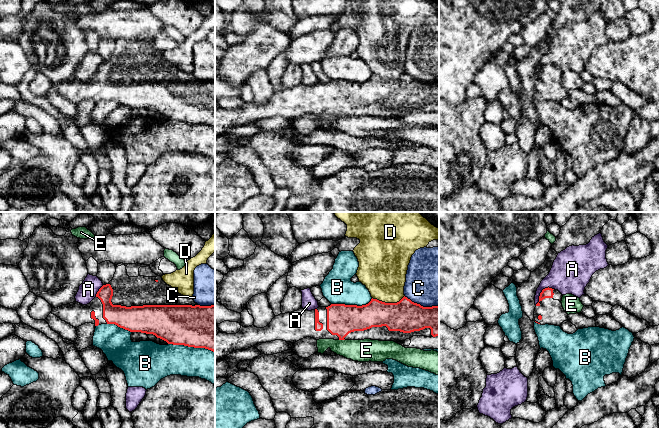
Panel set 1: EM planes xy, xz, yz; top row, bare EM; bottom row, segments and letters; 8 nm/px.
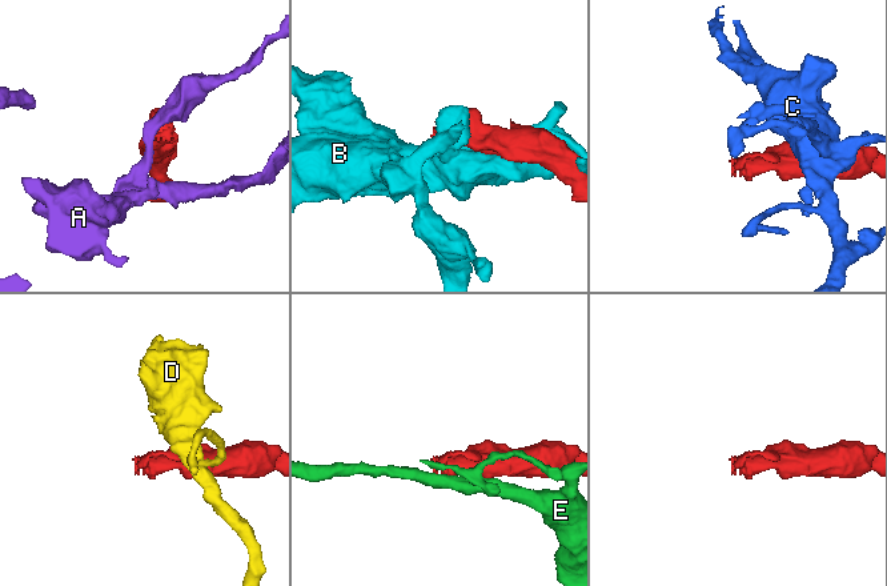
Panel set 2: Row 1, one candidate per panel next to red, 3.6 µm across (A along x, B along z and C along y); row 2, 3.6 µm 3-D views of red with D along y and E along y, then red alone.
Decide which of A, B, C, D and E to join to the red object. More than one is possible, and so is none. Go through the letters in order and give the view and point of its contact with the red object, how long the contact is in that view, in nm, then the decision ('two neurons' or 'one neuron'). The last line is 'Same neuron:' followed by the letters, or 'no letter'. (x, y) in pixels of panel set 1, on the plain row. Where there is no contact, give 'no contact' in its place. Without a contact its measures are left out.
A: yz (541, 68) | 200 nm | two neurons
B: xy (191, 122) | 380 nm | two neurons
C: xz (420, 81) | 300 nm | two neurons
D: xz (388, 79) | 260 nm | two neurons
E: xz (342, 115) | 50 nm | two neurons
Same neuron: no letter

